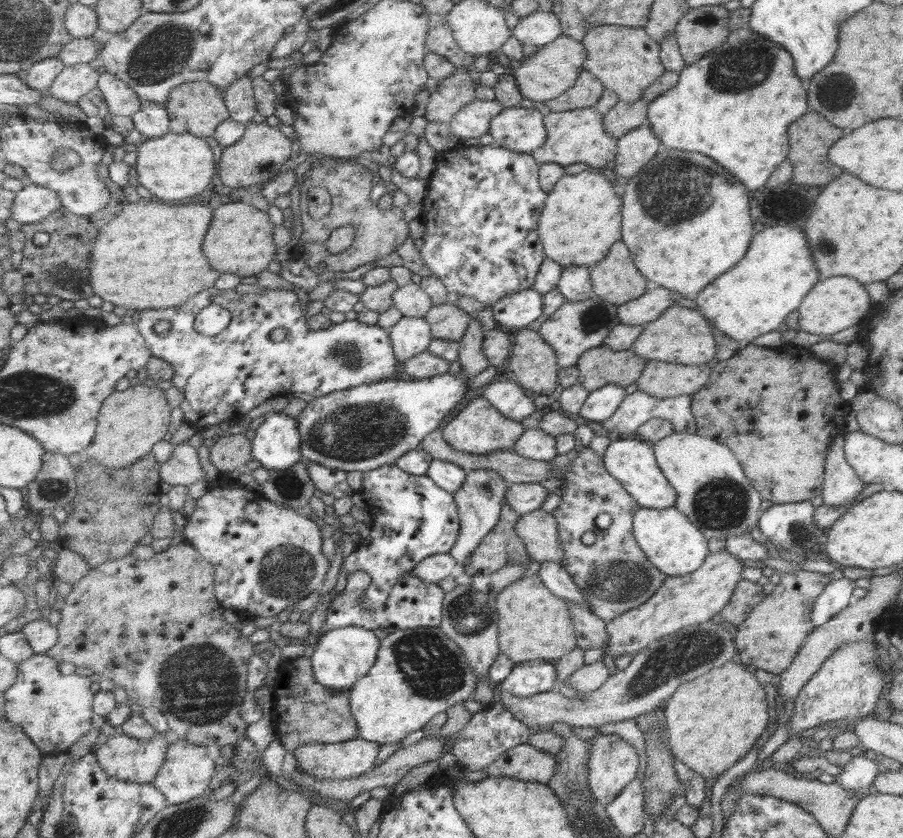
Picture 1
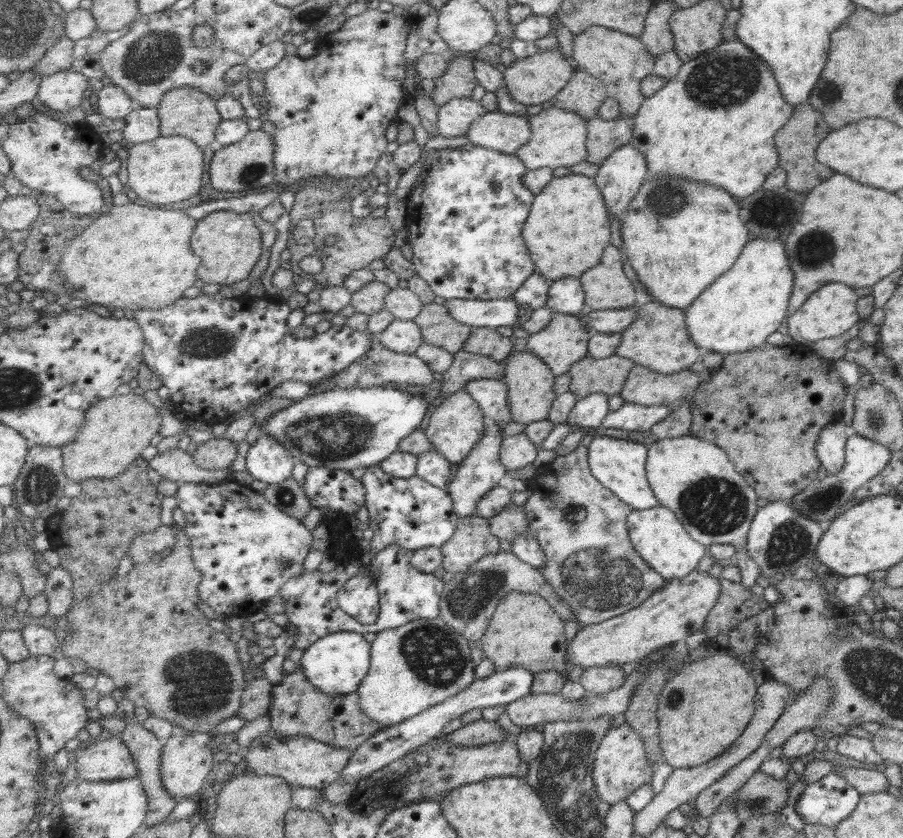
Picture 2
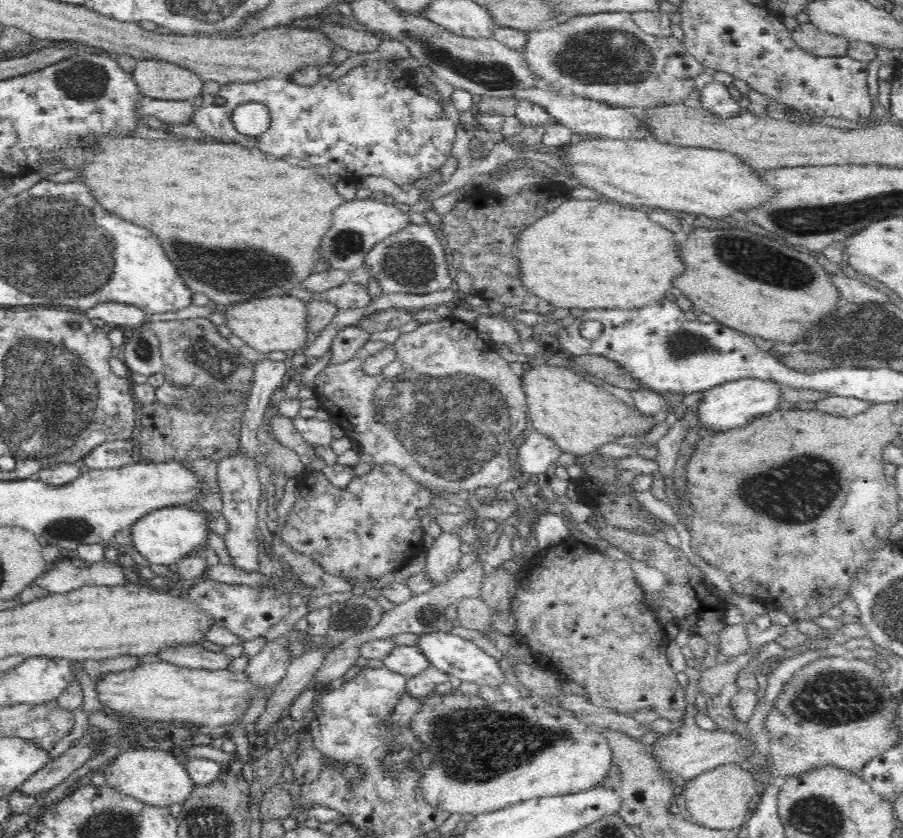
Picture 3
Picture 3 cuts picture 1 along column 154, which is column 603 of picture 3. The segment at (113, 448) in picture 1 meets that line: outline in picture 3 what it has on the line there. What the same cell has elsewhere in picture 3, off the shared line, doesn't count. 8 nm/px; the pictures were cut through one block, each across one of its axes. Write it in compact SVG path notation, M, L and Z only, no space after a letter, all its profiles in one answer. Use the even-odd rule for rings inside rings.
M556 364L536 366L524 371L522 381L524 381L524 391L526 391L526 402L528 403L527 414L532 419L531 430L548 435L562 447L563 452L570 452L576 457L598 452L606 444L616 444L618 438L644 436L648 432L652 432L654 426L656 427L654 415L644 414L634 405L628 406L620 398L608 393L603 386L592 384L592 381L588 381L588 377L584 378L564 366L556 366Z

